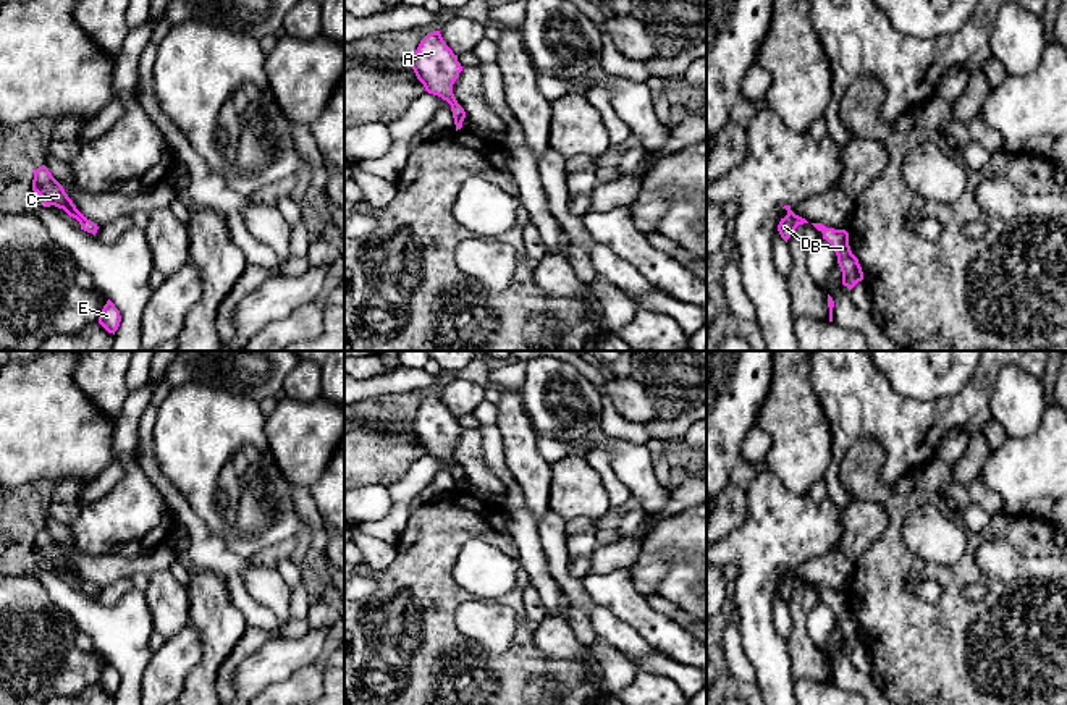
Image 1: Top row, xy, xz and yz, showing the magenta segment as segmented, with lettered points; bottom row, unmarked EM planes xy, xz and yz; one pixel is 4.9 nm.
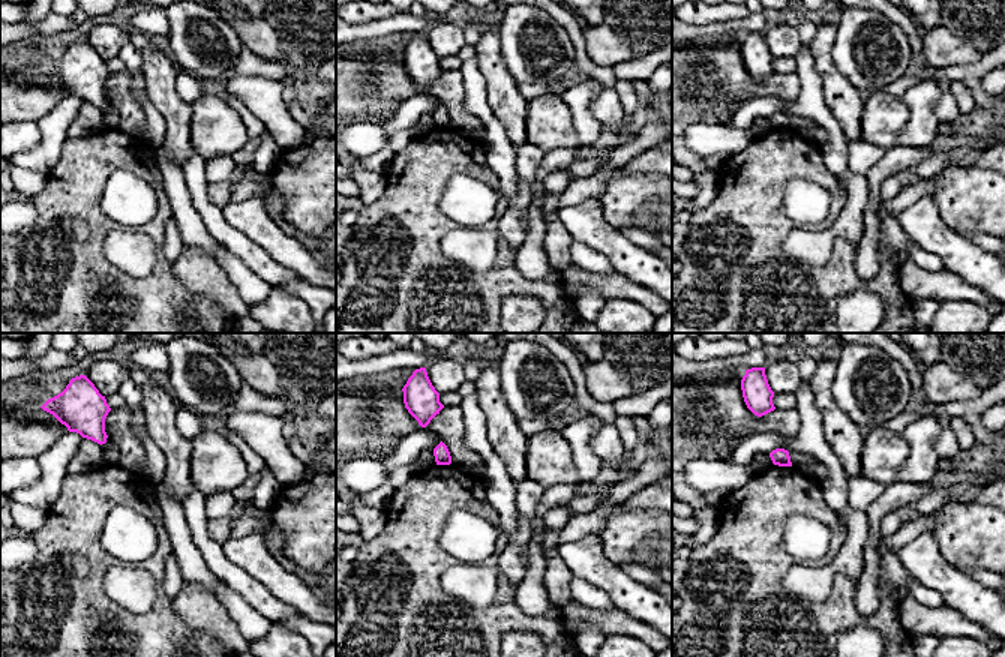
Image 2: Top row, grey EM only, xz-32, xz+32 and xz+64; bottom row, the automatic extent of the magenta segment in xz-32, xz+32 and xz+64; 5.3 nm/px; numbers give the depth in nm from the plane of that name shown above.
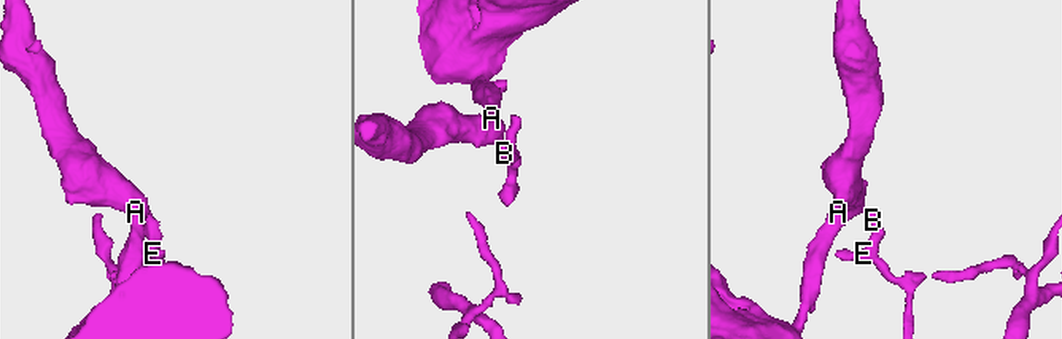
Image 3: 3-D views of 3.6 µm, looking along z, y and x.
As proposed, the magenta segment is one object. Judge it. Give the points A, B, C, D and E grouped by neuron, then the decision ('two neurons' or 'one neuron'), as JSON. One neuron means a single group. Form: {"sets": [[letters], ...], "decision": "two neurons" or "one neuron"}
{"sets": [["A", "B", "C", "D", "E"]], "decision": "one neuron"}

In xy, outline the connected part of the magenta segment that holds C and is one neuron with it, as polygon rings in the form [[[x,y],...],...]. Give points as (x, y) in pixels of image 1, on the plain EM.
[[[45,527],[34,532],[32,553],[44,561],[44,569],[55,568],[63,571],[70,579],[76,580],[81,592],[95,598],[99,589],[87,582],[65,555],[63,548],[52,538]]]

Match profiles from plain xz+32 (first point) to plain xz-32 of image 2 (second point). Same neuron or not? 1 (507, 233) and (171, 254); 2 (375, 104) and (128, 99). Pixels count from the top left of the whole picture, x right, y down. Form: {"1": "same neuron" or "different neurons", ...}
{"1": "same neuron", "2": "same neuron"}

